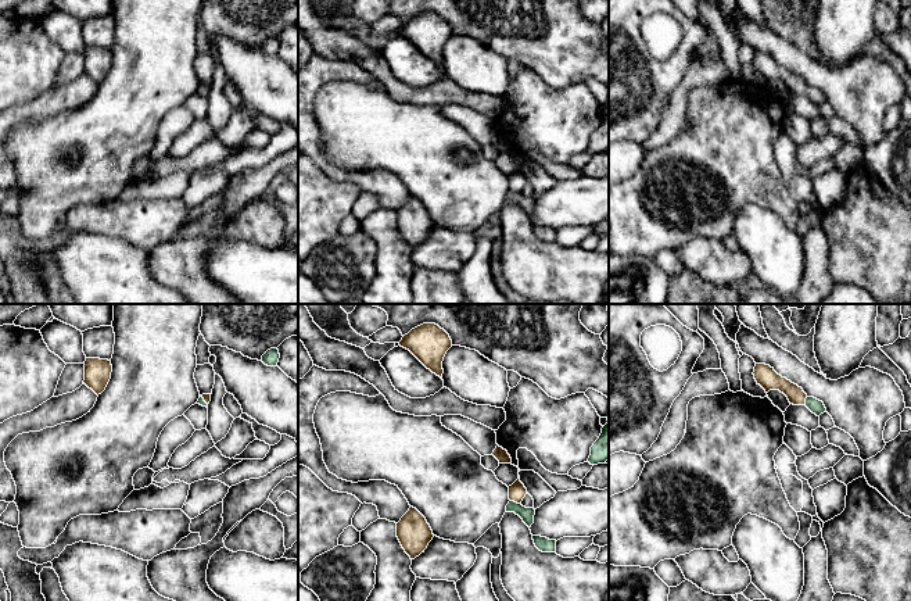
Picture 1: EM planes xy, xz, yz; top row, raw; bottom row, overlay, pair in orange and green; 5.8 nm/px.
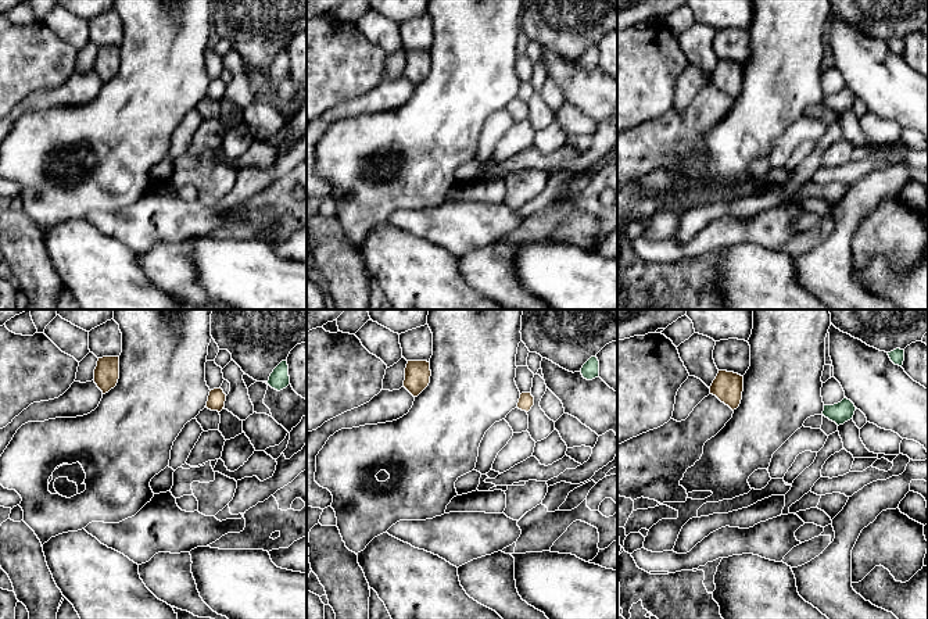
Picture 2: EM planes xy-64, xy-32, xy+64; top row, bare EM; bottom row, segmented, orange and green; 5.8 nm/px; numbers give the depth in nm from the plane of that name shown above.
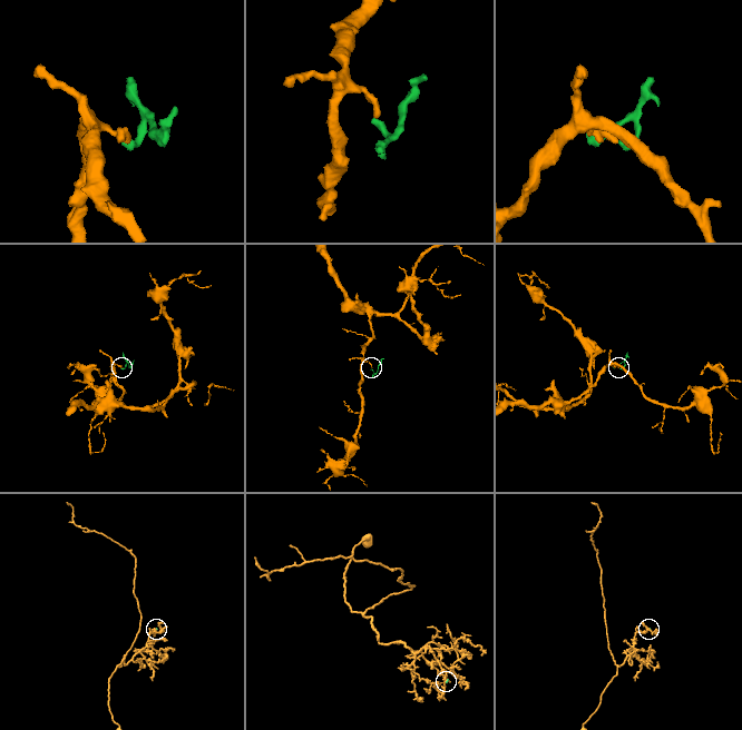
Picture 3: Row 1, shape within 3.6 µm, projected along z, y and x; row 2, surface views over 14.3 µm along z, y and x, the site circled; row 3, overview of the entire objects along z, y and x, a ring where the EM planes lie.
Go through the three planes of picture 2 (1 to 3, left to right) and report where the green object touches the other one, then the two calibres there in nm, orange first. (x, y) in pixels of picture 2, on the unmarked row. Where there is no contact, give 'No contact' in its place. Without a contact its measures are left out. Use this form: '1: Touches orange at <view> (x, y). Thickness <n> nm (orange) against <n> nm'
1: No contact
2: No contact
3: No contact

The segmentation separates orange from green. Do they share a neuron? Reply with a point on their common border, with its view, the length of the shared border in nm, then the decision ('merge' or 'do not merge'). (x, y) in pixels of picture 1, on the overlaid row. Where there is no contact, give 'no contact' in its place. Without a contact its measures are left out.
contact xz (516, 501); length 70 nm; merge

